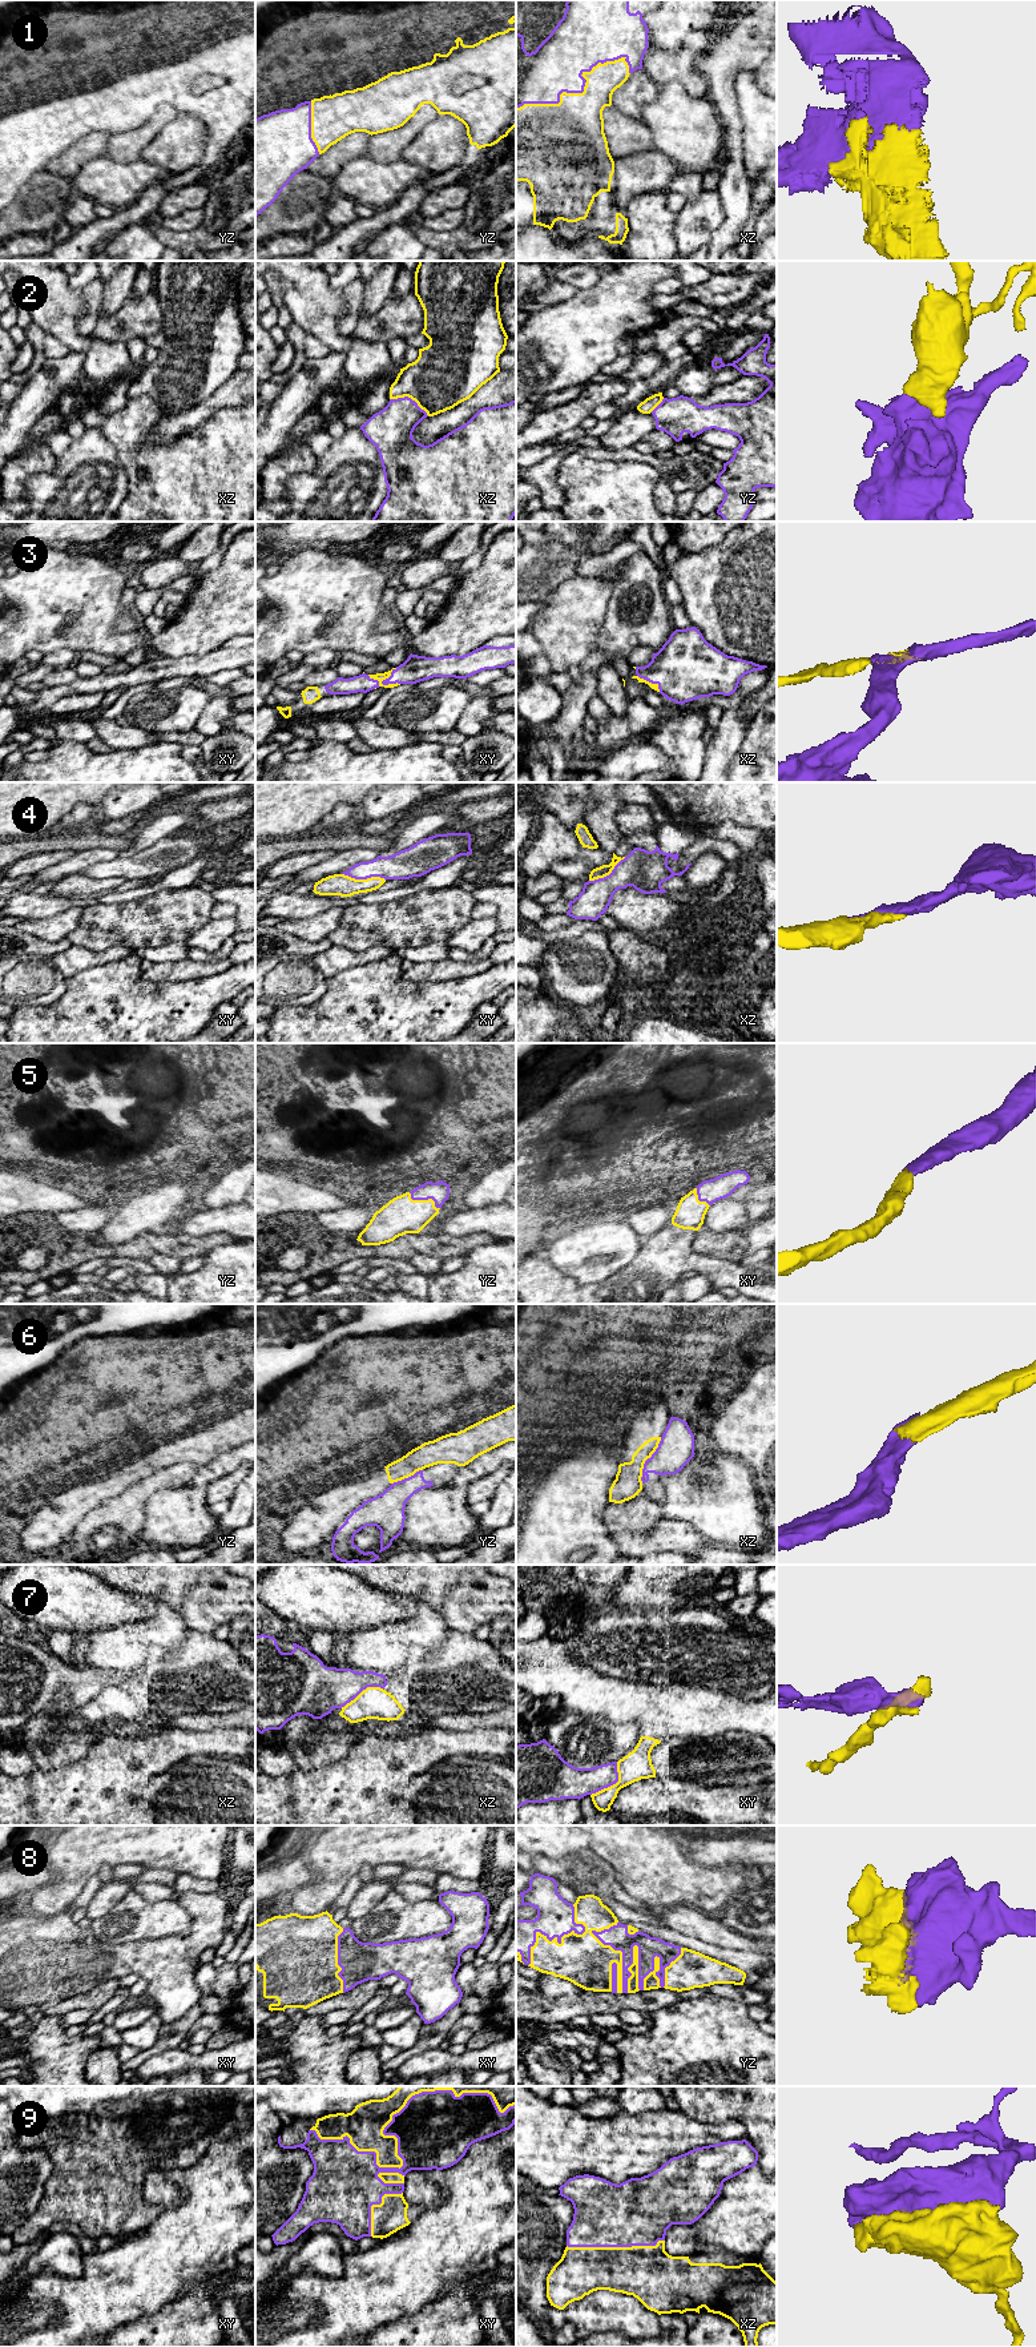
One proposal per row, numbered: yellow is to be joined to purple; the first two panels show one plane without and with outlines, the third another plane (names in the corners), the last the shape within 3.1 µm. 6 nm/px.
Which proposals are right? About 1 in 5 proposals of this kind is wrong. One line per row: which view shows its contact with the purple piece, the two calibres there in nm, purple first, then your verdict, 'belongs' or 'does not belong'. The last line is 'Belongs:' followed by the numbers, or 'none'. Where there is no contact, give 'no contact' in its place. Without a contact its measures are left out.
1: meets purple in xz; 320 nm thick on the purple side, 380 nm on the other; belongs
2: meets purple in xz; 260 nm thick on the purple side, 380 nm on the other; does not belong
3: meets purple in xy; 160 nm thick on the purple side, 50 nm on the other; belongs
4: meets purple in xy; 170 nm thick on the purple side, 130 nm on the other; does not belong
5: meets purple in yz; 120 nm thick on the purple side, 220 nm on the other; belongs
6: meets purple in xz; 220 nm thick on the purple side, 170 nm on the other; does not belong
7: meets purple in xy; 190 nm thick on the purple side, 180 nm on the other; does not belong
8: meets purple in yz; 220 nm thick on the purple side, 300 nm on the other; belongs
9: meets purple in xy; 360 nm thick on the purple side, 240 nm on the other; belongs
Belongs: 1, 3, 5, 8, 9

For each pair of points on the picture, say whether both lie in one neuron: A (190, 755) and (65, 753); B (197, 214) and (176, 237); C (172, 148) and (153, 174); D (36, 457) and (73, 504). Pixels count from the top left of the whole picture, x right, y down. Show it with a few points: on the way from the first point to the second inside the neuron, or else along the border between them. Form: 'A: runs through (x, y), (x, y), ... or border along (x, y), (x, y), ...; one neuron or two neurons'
A: border along (181, 747), (181, 753), (197, 768); two neurons
B: border along (204, 218), (178, 230), (158, 221); two neurons
C: border along (141, 157), (158, 164), (168, 173); two neurons
D: border along (56, 458), (56, 467), (35, 474), (25, 492); two neurons

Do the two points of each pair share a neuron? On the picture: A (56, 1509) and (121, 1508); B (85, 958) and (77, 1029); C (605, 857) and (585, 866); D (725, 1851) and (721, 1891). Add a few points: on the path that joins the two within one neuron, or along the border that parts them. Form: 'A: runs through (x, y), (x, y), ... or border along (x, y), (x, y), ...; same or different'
A: border along (123, 1490), (104, 1500), (91, 1512); different
B: border along (115, 961), (84, 969), (67, 979); different
C: runs through (600, 857), (591, 861); same
D: border along (693, 1859), (705, 1866), (738, 1867); different

